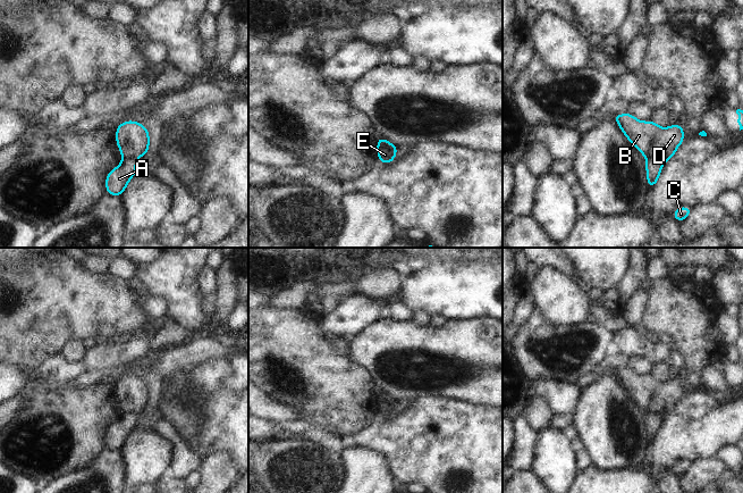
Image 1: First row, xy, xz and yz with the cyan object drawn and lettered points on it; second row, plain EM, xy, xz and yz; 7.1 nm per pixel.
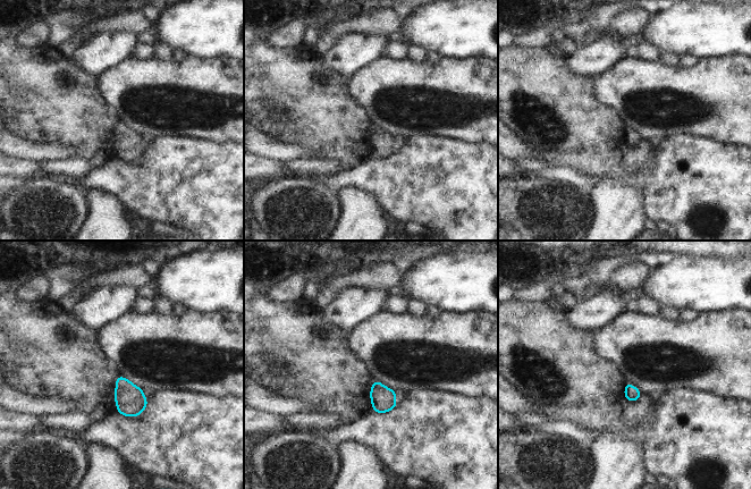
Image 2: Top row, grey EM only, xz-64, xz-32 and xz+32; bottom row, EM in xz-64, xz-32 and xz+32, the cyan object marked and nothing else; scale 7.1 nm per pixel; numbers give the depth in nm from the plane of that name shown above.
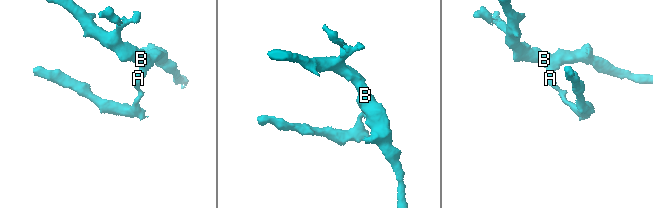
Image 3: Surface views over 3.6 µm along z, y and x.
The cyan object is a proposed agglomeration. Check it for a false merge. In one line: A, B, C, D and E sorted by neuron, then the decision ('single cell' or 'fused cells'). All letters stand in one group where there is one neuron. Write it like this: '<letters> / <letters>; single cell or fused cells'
A C / B D E; fused cells

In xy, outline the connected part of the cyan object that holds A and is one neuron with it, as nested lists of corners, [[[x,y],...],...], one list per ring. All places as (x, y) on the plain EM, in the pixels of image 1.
[[[126,412],[116,423],[111,424],[104,436],[107,449],[123,450],[129,435],[136,429],[136,420],[137,415],[135,412]]]

